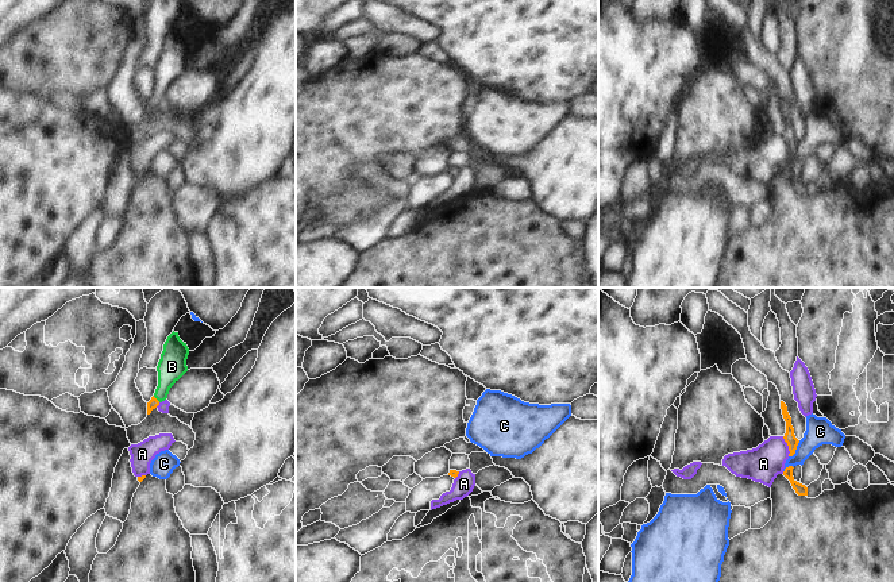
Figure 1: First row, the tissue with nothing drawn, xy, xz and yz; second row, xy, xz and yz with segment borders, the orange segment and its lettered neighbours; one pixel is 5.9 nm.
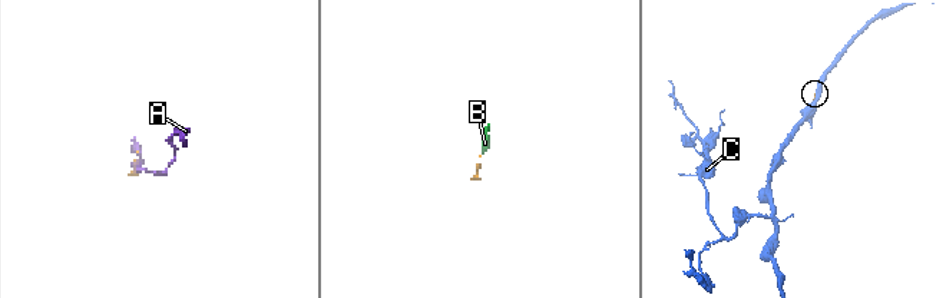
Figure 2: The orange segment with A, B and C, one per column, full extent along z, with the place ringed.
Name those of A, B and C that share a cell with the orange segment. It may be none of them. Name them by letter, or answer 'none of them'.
B

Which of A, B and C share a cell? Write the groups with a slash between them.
A / B / C

